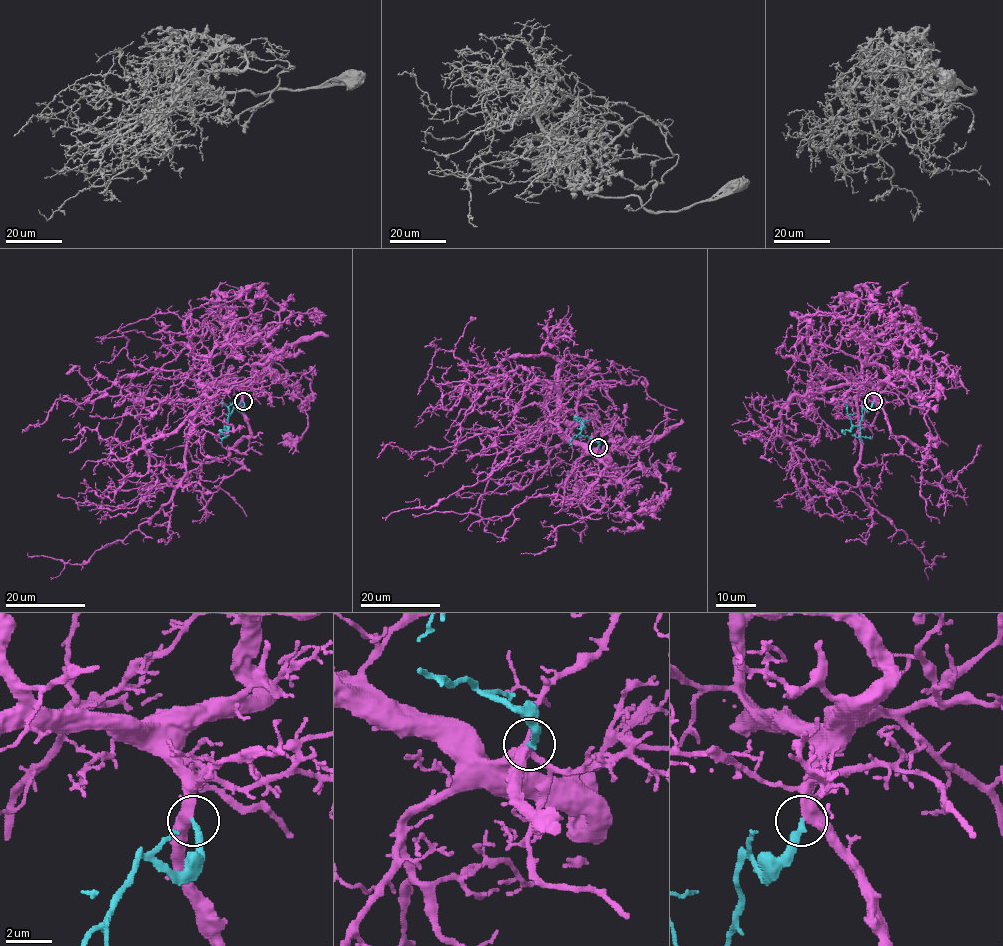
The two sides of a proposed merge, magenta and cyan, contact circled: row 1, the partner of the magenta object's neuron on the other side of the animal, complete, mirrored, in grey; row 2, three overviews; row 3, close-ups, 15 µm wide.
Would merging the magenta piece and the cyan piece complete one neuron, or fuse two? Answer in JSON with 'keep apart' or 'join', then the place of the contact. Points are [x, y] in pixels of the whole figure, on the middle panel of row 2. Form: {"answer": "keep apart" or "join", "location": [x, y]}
{"answer": "join", "location": [598, 447]}

